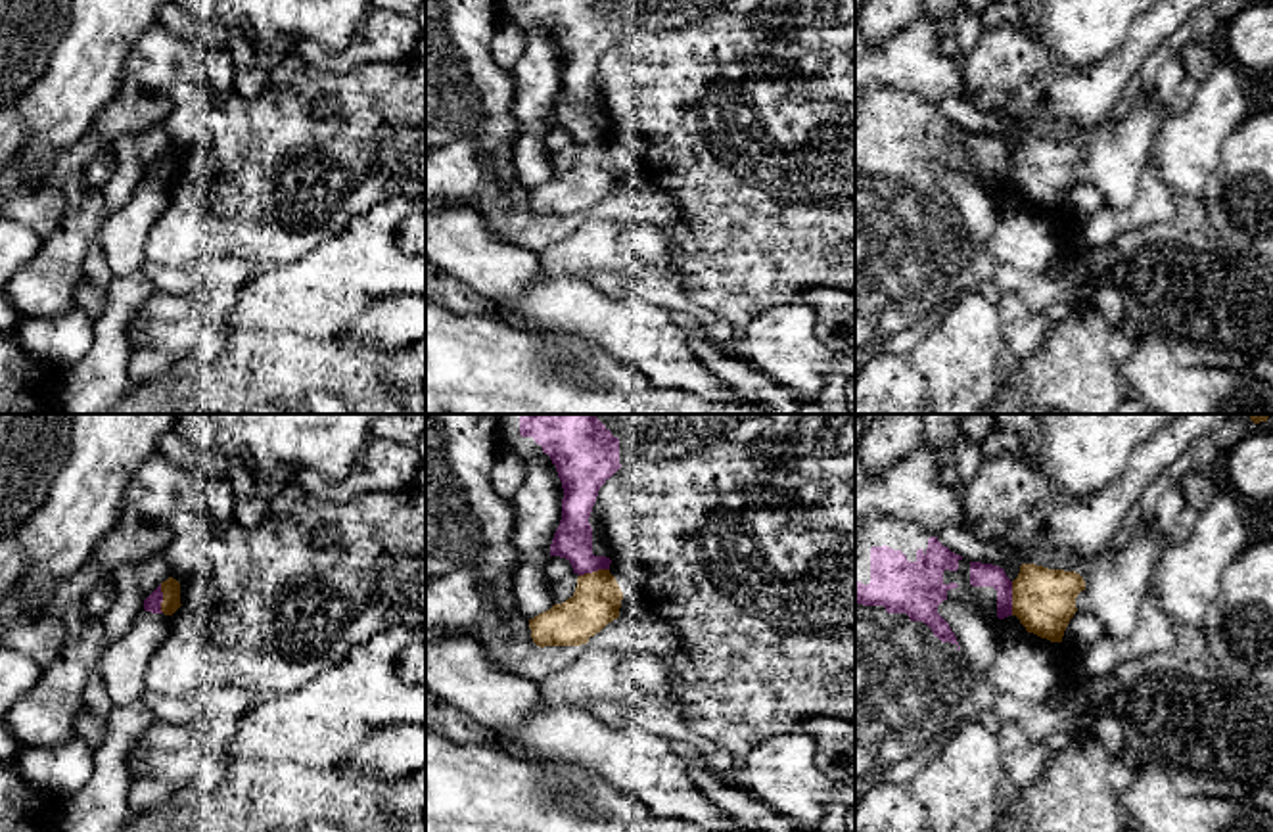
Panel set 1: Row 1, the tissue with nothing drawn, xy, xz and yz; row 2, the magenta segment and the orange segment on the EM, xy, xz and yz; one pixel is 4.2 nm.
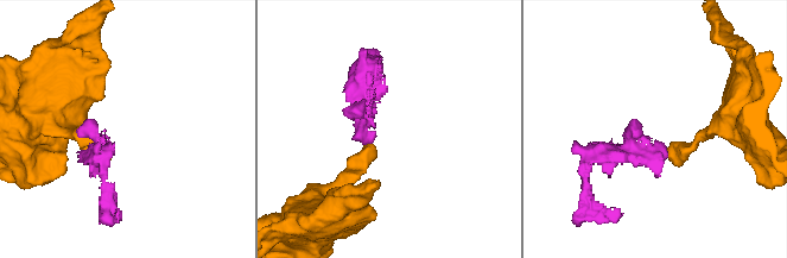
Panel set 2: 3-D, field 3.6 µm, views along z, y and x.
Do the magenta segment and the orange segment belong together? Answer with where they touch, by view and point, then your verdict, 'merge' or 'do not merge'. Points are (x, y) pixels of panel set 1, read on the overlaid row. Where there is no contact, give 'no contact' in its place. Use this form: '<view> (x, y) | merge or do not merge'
yz (1011, 599) | do not merge

